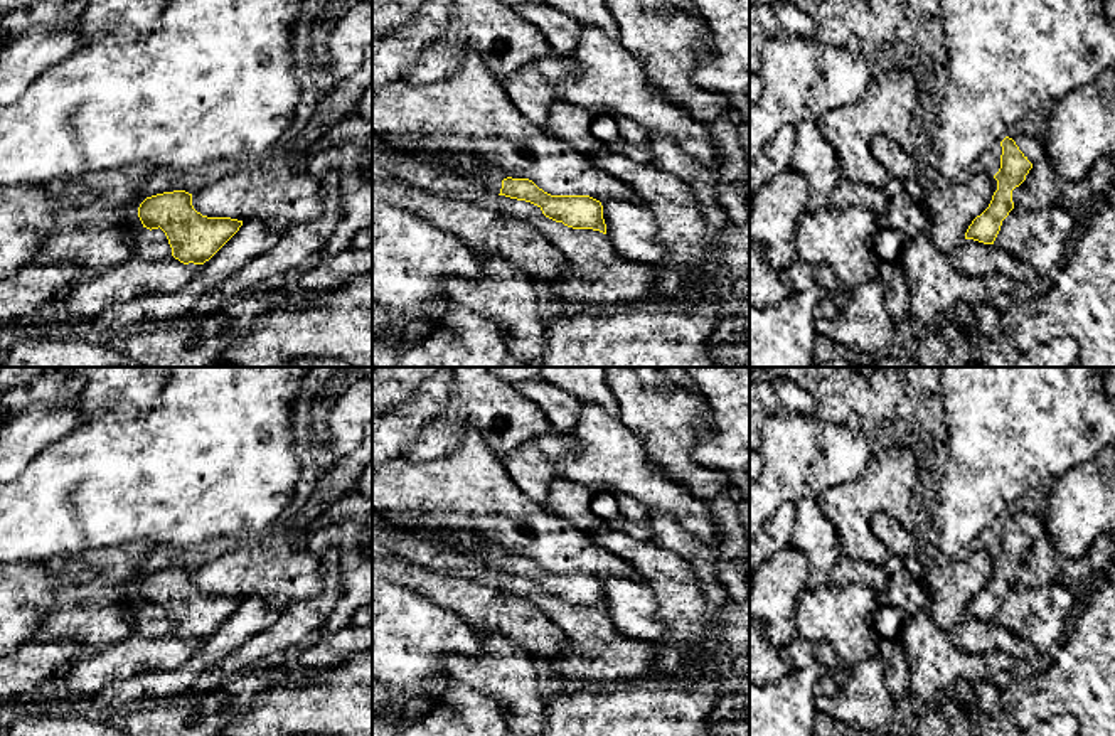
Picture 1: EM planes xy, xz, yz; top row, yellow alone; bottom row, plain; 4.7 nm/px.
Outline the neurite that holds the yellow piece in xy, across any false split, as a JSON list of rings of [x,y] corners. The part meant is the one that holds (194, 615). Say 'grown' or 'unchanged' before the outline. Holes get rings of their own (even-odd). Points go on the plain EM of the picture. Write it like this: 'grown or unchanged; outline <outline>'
unchanged; outline [[[185,568],[147,574],[138,584],[138,595],[143,605],[165,610],[172,633],[184,642],[204,642],[243,603],[237,596],[202,593]]]

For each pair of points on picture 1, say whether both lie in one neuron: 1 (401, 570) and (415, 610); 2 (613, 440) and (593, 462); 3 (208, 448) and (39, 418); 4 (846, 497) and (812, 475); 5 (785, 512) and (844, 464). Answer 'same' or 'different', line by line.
1: different
2: same
3: different
4: different
5: different

